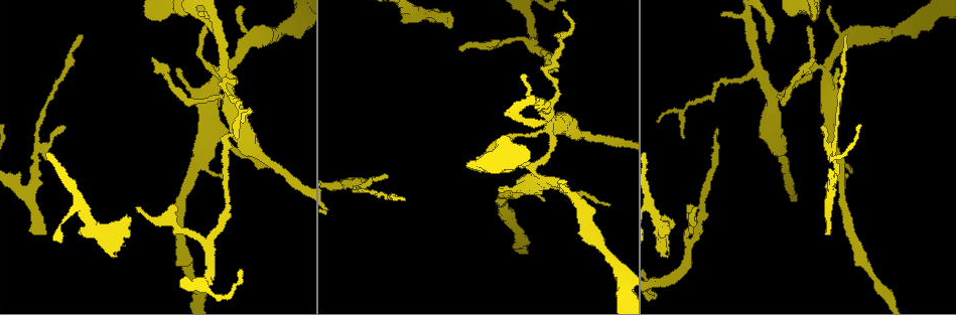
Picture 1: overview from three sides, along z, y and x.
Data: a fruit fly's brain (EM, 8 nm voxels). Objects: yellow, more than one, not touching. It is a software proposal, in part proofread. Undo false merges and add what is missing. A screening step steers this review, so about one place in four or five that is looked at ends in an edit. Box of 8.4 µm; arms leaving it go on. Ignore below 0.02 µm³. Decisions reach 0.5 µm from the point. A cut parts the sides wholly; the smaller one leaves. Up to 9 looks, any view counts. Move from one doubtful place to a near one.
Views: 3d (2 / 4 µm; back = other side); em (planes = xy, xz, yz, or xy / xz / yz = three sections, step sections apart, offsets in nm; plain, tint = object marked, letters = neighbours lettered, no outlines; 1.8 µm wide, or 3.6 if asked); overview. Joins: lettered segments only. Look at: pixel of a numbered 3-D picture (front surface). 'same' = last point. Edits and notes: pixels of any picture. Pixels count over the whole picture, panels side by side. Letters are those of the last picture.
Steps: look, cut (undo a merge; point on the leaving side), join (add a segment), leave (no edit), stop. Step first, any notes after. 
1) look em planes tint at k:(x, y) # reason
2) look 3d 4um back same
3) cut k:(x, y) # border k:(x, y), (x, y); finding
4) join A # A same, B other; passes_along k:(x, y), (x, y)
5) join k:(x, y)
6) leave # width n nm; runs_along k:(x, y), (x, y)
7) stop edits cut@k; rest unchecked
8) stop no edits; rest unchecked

look 3d 4um at 1:(774, 95) # four arms meet

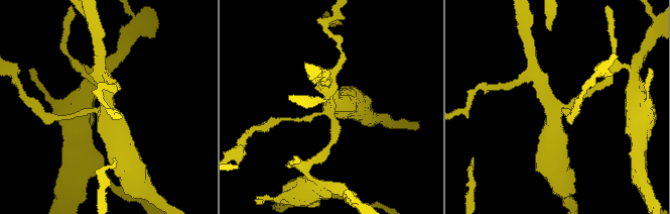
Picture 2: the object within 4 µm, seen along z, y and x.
look em planes letters at 2:(329, 104) # arms 4

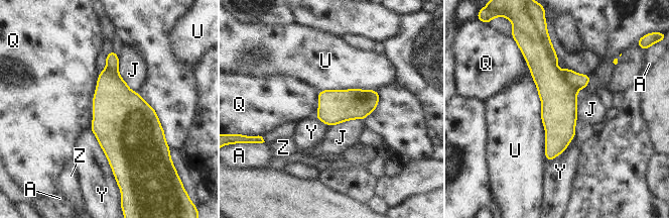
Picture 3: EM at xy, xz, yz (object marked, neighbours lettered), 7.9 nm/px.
cut 3:(550, 83) # A other, J other, Q other, U other, Y other, Z other; border 3:(541, 37), (555, 65); a second neuron is stuck on

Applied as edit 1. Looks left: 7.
look em xz step 8 letters at 1:(812, 15) # an open end

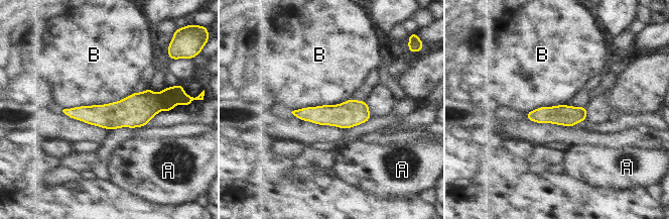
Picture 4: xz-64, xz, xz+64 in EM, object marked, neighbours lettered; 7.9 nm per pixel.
look em planes letters same # another direction

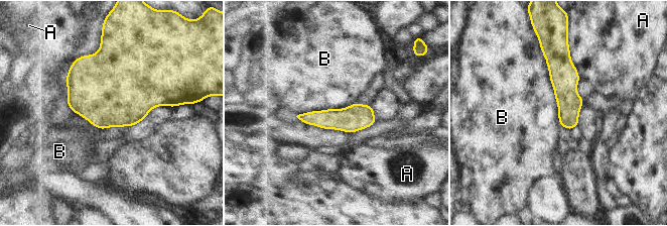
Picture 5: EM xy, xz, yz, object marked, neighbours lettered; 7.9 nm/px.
leave # A other, B other; runs_along 5:(557, 52), (568, 100), (569, 126); no lettered segment goes on from it

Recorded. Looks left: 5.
look 3d 2um at 1:(827, 233) # an open end

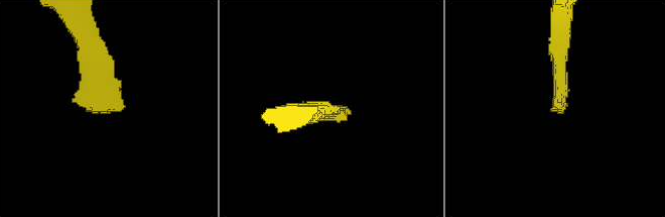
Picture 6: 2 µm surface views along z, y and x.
look em xy step 8 letters at 6:(558, 109)

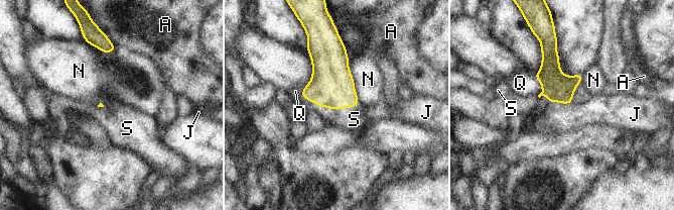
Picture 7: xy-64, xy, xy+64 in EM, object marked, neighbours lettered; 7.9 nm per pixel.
look em planes letters same # cut it another way

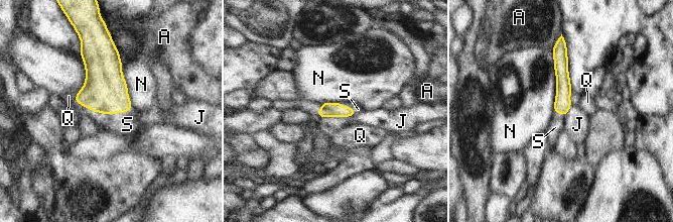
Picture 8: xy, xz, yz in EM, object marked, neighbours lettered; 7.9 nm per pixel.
join S # width 110 nm; A other, J other, N other, Q other, S same; passes_along 8:(105, 91), (103, 112), (127, 124); it goes on there

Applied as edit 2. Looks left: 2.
stop edits cut@3, join@8; rest unchecked

